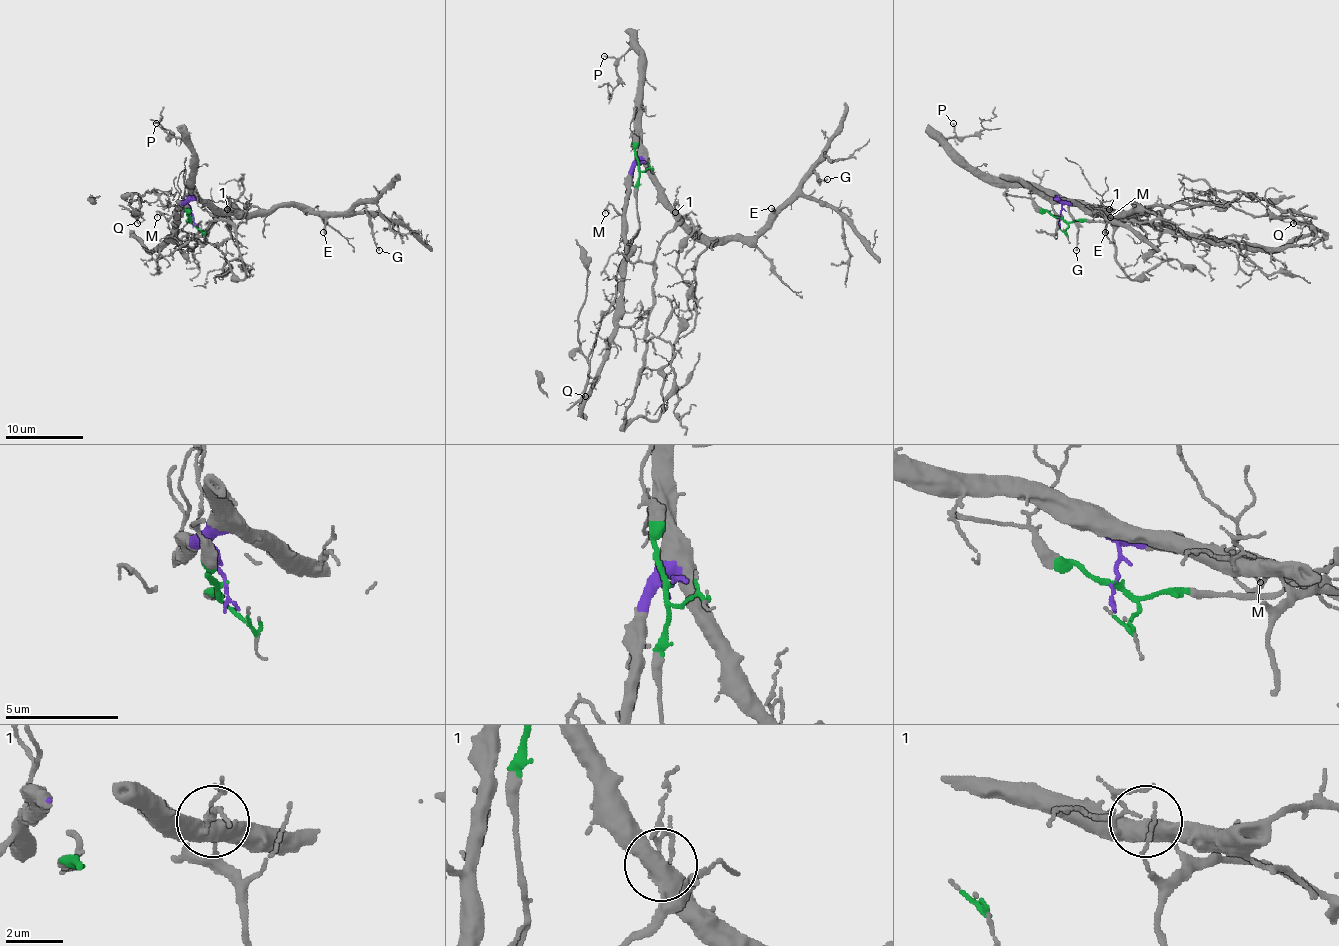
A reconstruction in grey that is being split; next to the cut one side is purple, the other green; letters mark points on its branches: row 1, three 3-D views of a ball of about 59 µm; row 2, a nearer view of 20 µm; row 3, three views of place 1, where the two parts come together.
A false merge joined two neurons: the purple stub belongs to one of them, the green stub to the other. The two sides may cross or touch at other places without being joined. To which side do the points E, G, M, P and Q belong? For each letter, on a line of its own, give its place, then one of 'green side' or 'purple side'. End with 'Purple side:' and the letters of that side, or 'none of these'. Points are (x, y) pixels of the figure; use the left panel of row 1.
E: place (323, 232); purple side
G: place (379, 250); purple side
M: place (157, 217); purple side
P: place (156, 123); purple side
Q: place (137, 223); green side
Purple side: E, G, M, P

